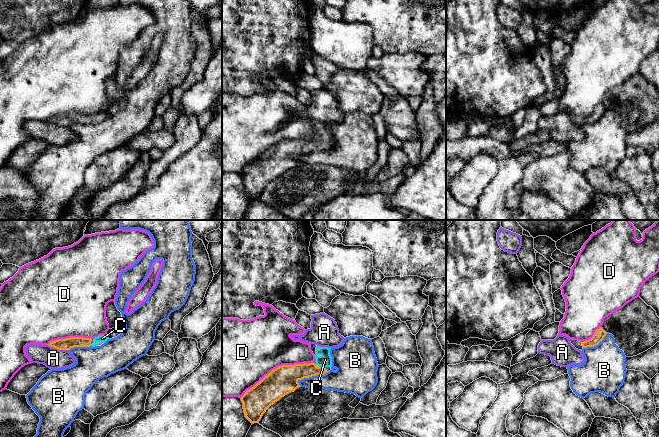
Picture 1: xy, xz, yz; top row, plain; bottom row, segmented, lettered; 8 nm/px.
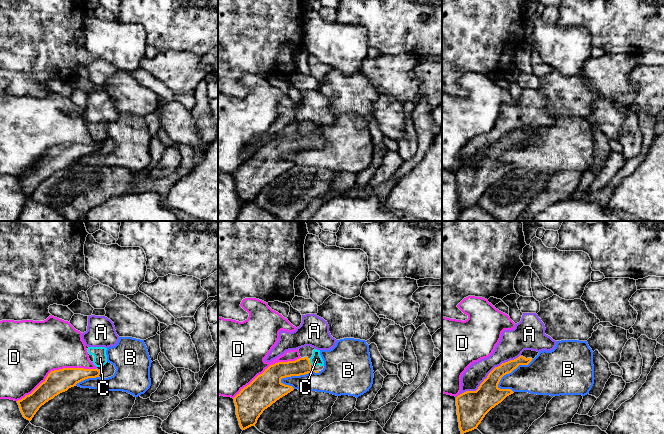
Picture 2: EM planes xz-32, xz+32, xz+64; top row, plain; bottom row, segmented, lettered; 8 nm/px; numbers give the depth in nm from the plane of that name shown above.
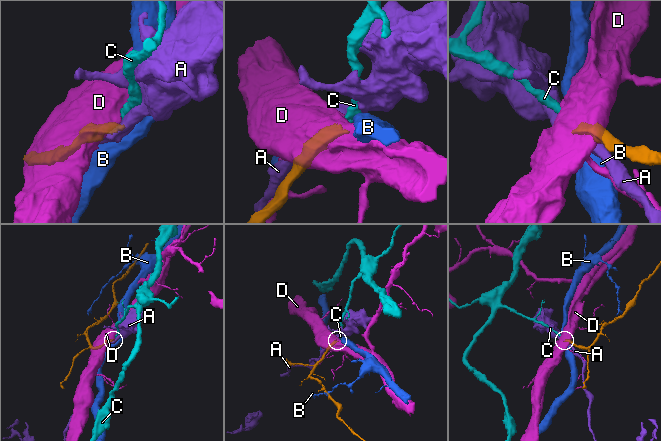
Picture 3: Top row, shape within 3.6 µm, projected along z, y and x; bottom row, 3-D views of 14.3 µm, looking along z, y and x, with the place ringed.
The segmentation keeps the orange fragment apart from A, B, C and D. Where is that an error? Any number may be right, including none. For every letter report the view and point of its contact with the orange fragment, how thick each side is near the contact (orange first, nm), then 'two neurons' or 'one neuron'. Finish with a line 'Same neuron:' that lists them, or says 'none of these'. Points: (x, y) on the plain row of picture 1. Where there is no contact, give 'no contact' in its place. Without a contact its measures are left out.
A: meets orange in xy at (58, 125); 100 nm thick on the orange side, 160 nm on the other; two neurons
B: meets orange in xz at (312, 151); 220 nm thick on the orange side, 190 nm on the other; two neurons
C: meets orange in xz at (319, 142); 160 nm thick on the orange side, 100 nm on the other; one neuron
D: meets orange in xz at (277, 143); 220 nm thick on the orange side, 460 nm on the other; two neurons
Same neuron: C

